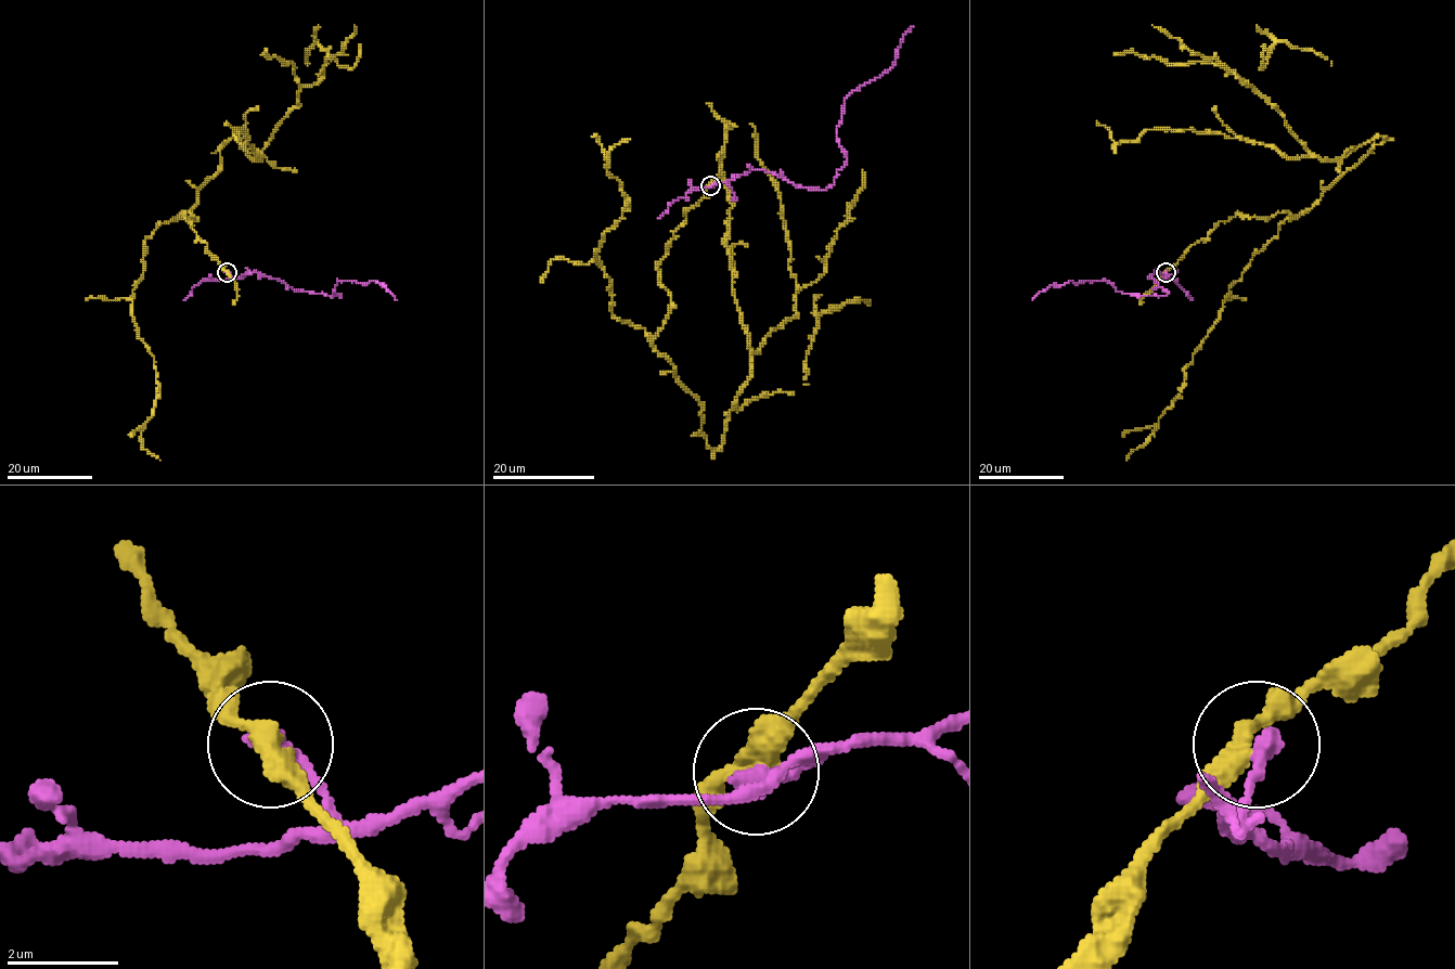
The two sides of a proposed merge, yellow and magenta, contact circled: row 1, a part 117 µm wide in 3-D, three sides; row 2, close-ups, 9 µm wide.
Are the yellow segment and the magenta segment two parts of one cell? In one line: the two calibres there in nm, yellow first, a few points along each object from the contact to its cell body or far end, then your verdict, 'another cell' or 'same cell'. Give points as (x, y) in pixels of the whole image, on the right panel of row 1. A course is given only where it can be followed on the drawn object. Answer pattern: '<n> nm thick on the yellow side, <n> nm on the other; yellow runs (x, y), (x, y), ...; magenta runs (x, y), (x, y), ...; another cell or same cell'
360 nm thick on the yellow side, 380 nm on the other; yellow runs (1166, 272), (1220, 221), (1238, 214), (1298, 216), (1386, 138), (1322, 159), (1235, 74), (1201, 62), (1112, 54); magenta runs (1166, 272), (1151, 275), (1164, 296), (1070, 280), (1032, 300); another cell

